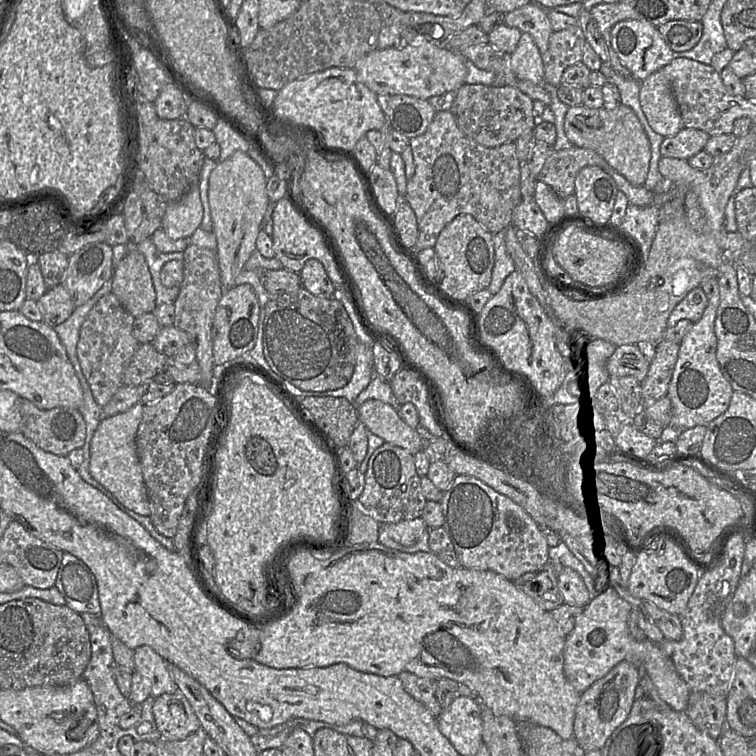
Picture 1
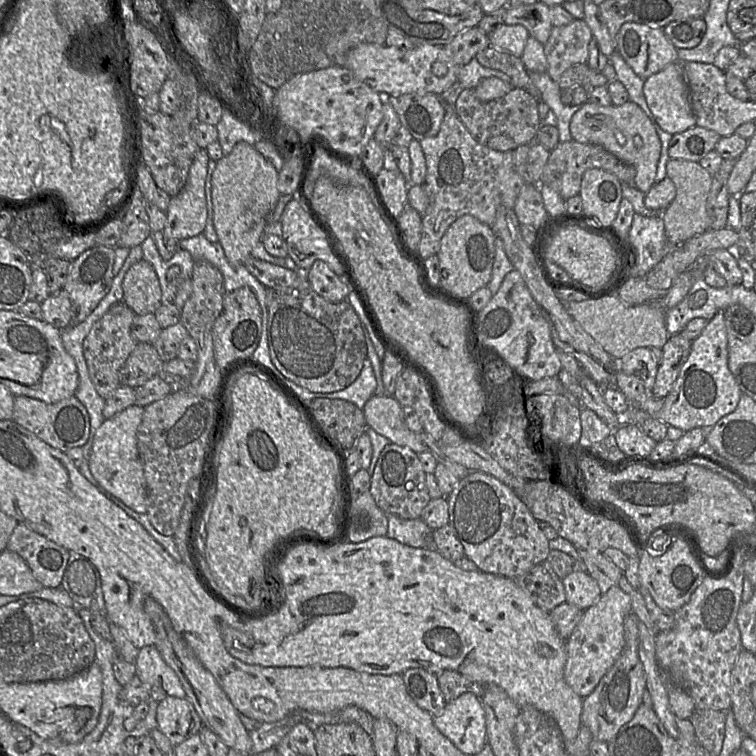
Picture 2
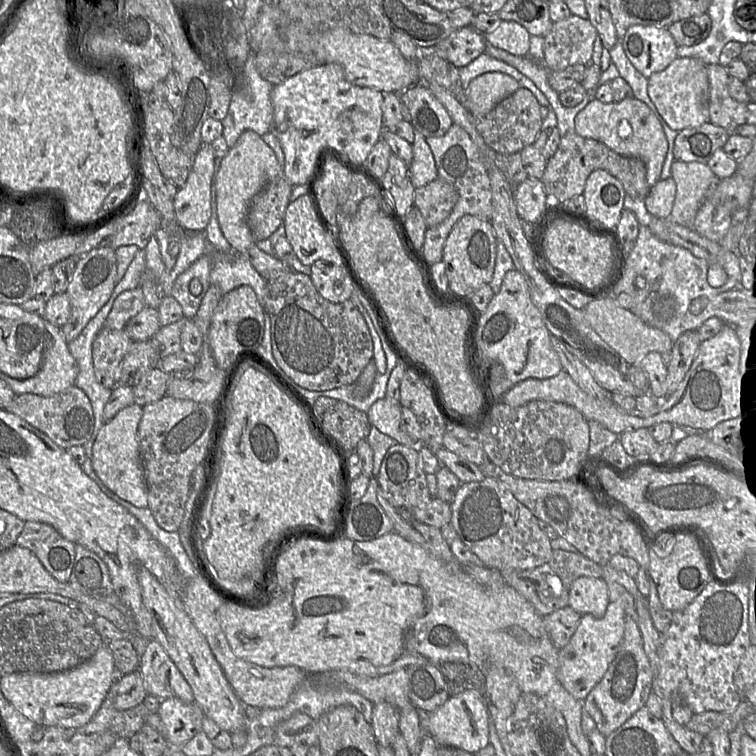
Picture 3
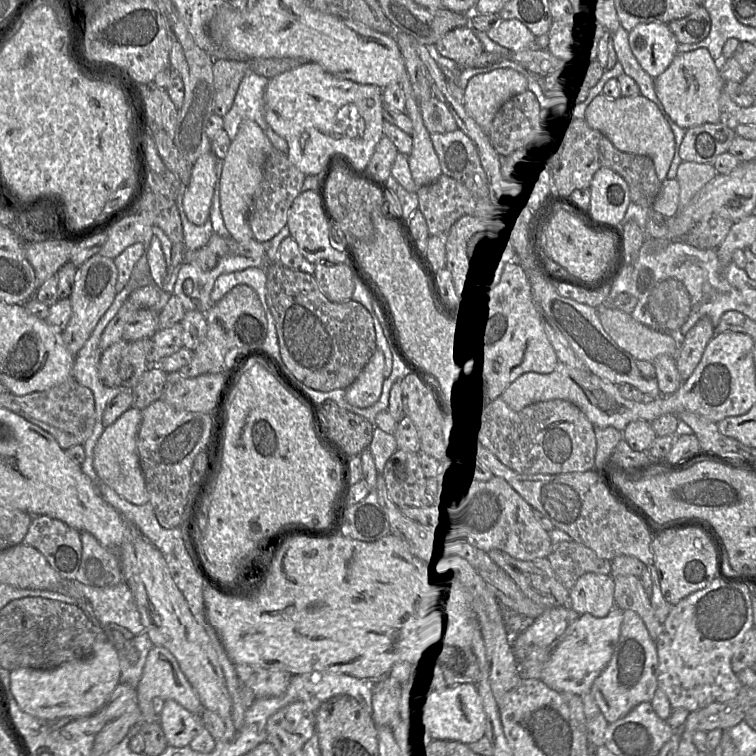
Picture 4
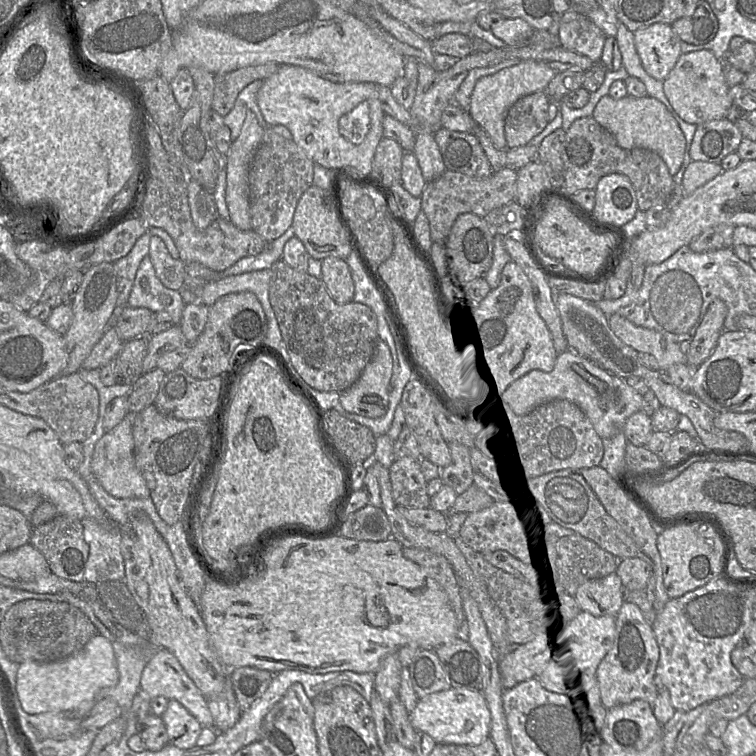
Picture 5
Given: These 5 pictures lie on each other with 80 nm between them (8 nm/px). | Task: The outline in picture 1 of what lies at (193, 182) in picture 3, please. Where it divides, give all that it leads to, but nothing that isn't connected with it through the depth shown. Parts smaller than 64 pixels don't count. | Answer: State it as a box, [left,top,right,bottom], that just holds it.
[162,183,203,240]

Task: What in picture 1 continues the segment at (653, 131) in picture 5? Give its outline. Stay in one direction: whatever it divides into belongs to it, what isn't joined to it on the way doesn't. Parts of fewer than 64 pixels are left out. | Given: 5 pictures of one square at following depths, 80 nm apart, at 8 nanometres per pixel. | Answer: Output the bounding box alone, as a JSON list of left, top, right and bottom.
[565,105,651,186]

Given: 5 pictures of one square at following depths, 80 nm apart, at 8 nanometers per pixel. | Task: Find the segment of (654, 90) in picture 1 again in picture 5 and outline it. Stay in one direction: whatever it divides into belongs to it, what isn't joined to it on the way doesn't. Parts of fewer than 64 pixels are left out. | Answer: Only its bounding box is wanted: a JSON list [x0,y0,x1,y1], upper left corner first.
[663,50,733,125]

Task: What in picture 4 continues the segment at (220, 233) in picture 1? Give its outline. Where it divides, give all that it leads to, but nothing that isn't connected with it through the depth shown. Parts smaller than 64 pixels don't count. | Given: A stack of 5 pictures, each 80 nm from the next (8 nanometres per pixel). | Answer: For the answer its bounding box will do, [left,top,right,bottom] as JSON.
[220,120,274,243]

